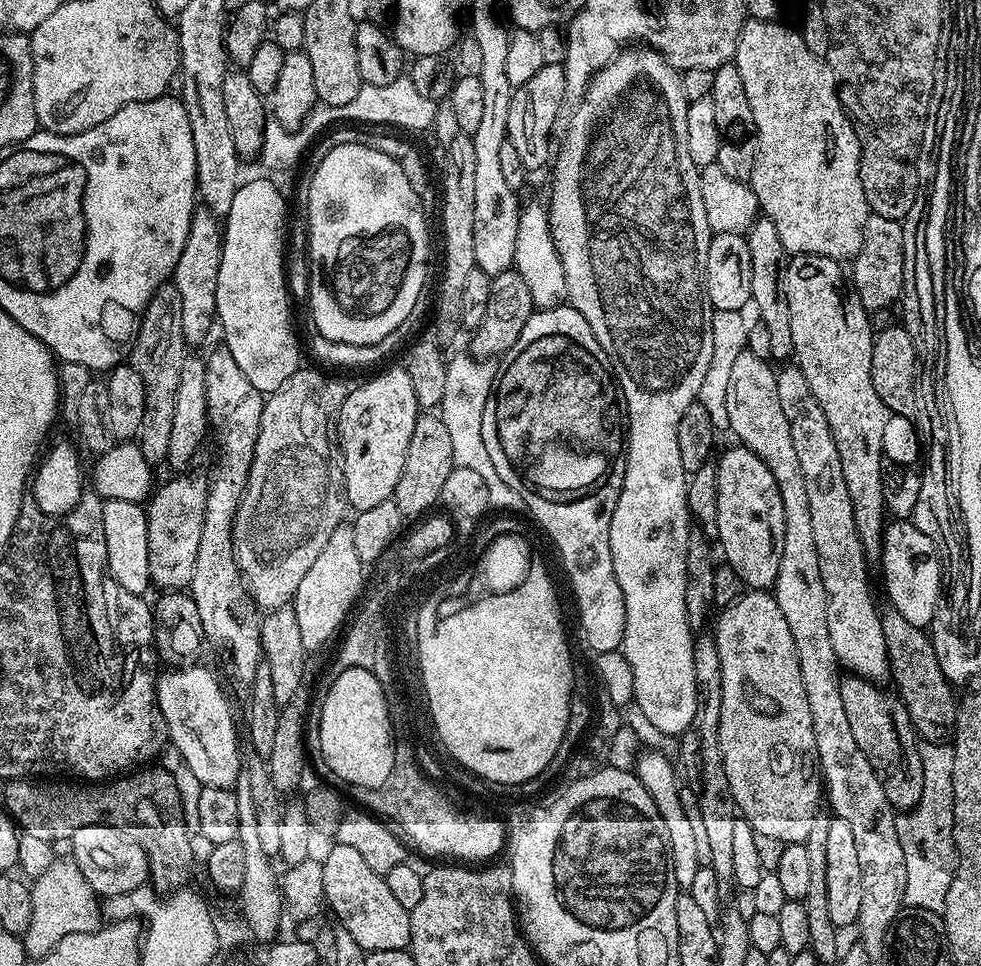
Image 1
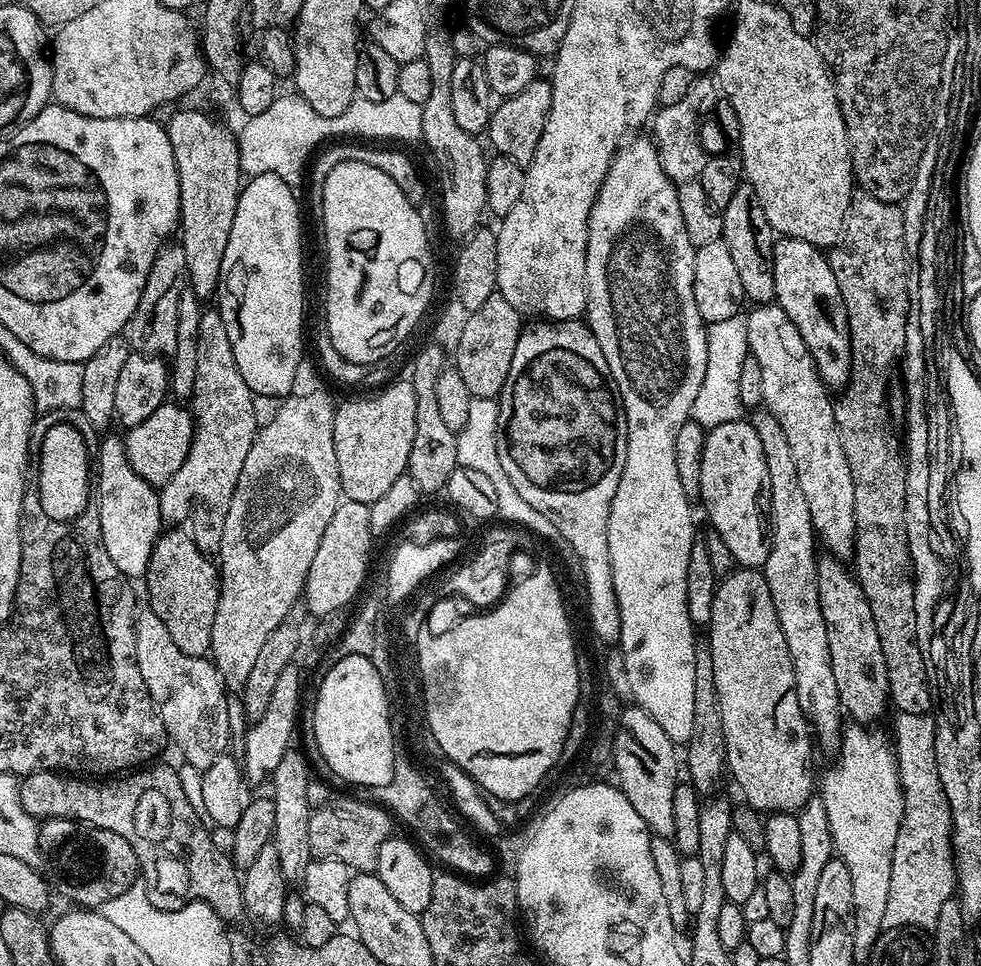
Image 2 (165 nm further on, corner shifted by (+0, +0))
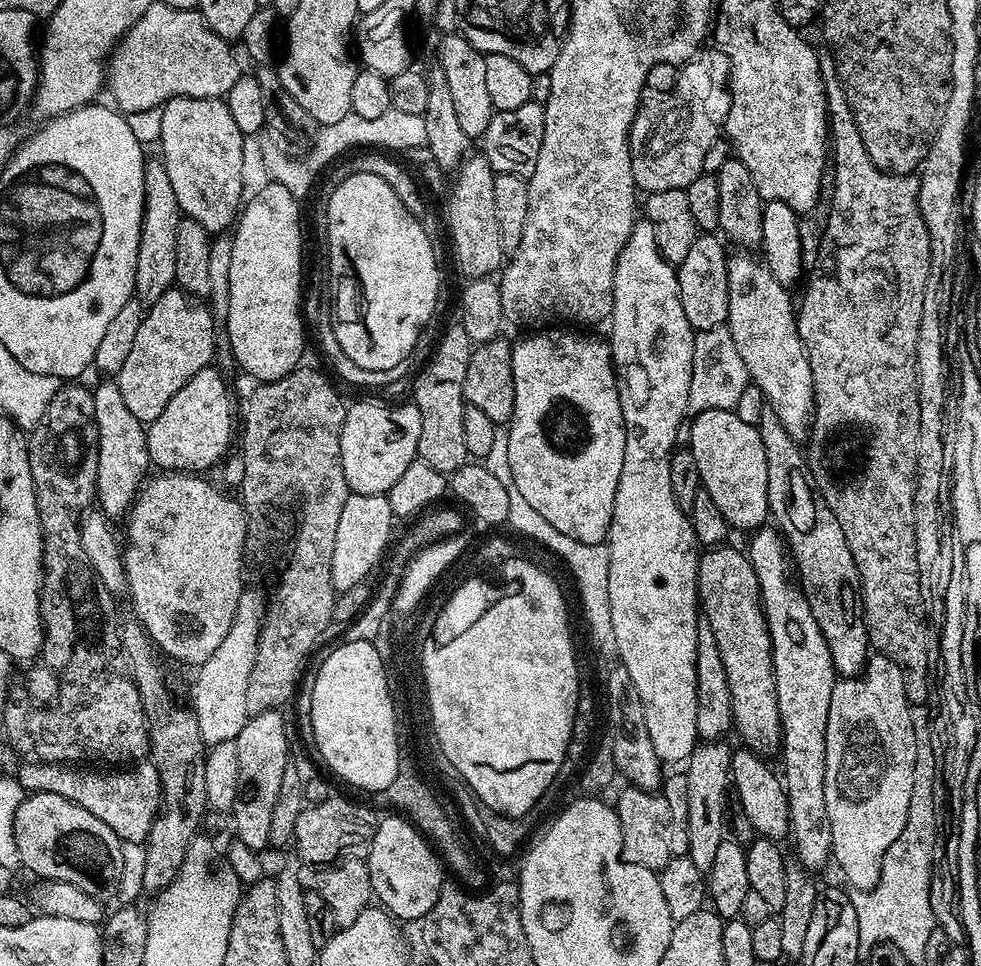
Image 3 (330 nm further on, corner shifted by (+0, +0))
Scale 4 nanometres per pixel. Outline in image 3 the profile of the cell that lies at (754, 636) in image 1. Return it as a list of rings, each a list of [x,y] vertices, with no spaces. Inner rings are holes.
[[[717,546],[709,548],[700,556],[700,564],[696,567],[696,591],[698,593],[699,603],[702,605],[702,615],[709,620],[710,626],[713,627],[714,636],[718,642],[718,650],[721,651],[722,664],[725,666],[726,680],[729,682],[730,702],[732,703],[732,722],[734,732],[741,736],[743,743],[752,751],[761,754],[775,753],[780,747],[780,715],[778,714],[778,698],[774,690],[774,670],[772,669],[772,643],[770,642],[770,634],[766,626],[766,618],[764,617],[764,607],[760,604],[760,587],[758,586],[758,577],[754,574],[754,566],[750,566],[747,555],[743,551],[740,552],[736,548],[728,548],[729,546]]]

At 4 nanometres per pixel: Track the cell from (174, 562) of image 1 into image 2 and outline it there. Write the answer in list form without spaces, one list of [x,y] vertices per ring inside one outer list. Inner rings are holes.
[[[205,307],[202,323],[198,326],[198,374],[194,374],[190,400],[196,433],[192,436],[190,454],[186,454],[186,462],[182,462],[178,474],[159,489],[161,521],[185,532],[203,552],[209,554],[215,553],[222,542],[226,514],[230,514],[230,498],[234,498],[234,486],[238,486],[242,462],[246,462],[246,454],[250,454],[250,446],[258,431],[257,397],[250,386],[246,386],[242,374],[238,374],[234,349],[226,335],[222,314],[211,307]]]

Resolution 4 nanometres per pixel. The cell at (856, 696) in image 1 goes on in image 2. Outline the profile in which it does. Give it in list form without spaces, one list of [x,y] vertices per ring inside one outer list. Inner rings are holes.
[[[827,554],[821,555],[816,562],[818,570],[818,606],[822,606],[822,622],[826,622],[826,642],[830,642],[830,666],[834,670],[834,682],[838,686],[838,698],[840,699],[841,709],[845,713],[852,715],[851,719],[855,723],[865,726],[875,725],[876,720],[884,716],[884,711],[889,711],[890,701],[888,698],[888,675],[886,674],[886,658],[882,658],[882,642],[878,642],[878,626],[874,626],[874,614],[870,614],[870,602],[866,602],[866,594],[862,590],[860,581],[856,579],[853,569],[843,560],[836,559],[835,556]]]

